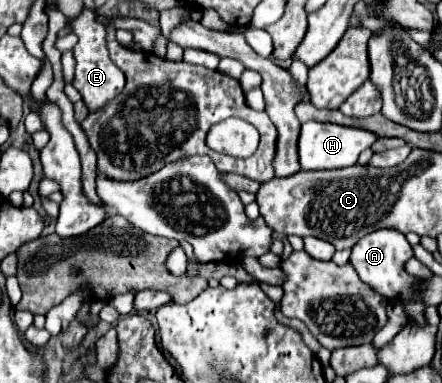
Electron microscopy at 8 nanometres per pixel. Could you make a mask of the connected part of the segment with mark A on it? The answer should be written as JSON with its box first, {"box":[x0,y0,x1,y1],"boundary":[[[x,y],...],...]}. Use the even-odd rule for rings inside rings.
{"box":[350,229,426,323],"boundary":[[[378,229],[372,231],[368,235],[364,235],[354,247],[352,247],[352,255],[350,255],[350,263],[354,265],[356,273],[360,275],[360,279],[364,283],[368,283],[374,291],[378,291],[384,299],[388,301],[400,301],[406,309],[406,315],[410,321],[416,323],[426,323],[424,319],[424,305],[422,303],[412,303],[412,287],[418,281],[416,277],[408,275],[404,271],[404,263],[412,257],[412,247],[406,241],[406,237],[396,231],[396,229]]]}

